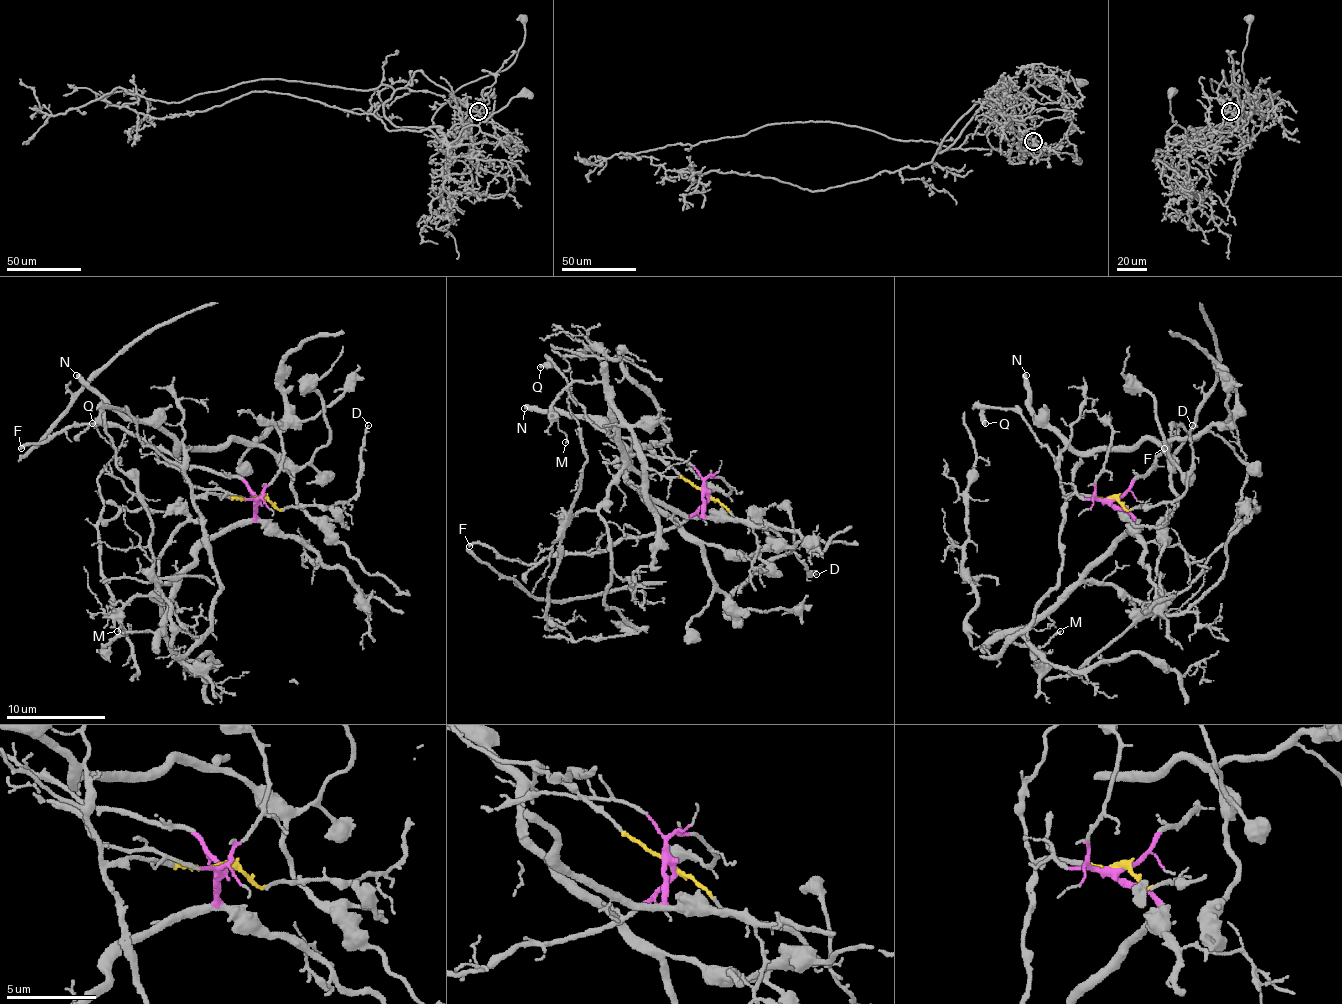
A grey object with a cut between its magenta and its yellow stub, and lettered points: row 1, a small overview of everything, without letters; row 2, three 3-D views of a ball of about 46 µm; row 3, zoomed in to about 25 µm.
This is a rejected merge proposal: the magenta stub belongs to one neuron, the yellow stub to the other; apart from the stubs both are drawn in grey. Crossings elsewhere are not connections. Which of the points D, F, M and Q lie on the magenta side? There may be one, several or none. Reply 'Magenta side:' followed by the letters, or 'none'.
Magenta side: F, M

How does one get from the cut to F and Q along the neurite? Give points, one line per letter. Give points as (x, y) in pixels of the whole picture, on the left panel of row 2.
F: (258, 498), (238, 478), (181, 465), (169, 453), (117, 426), (72, 423), (40, 443), (25, 443), (20, 448)
Q: (258, 498), (196, 495), (186, 473), (139, 438), (136, 423), (122, 409), (109, 409), (92, 423)

